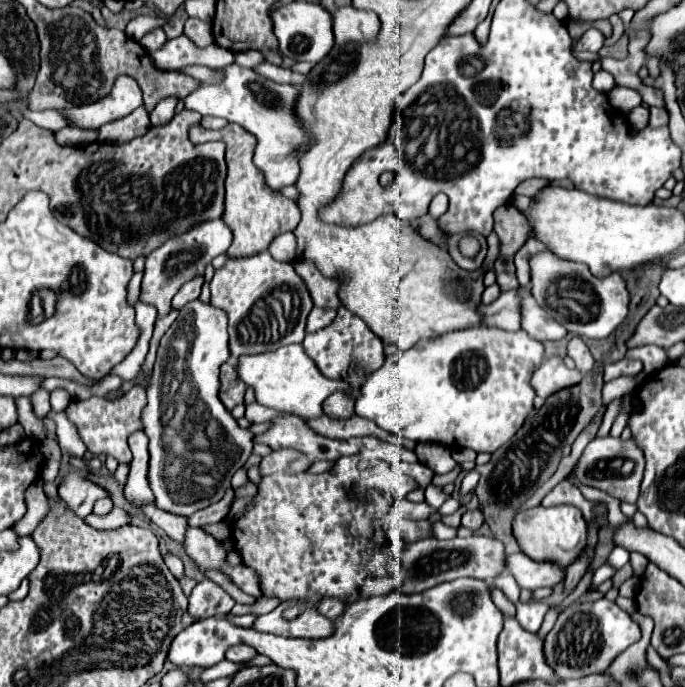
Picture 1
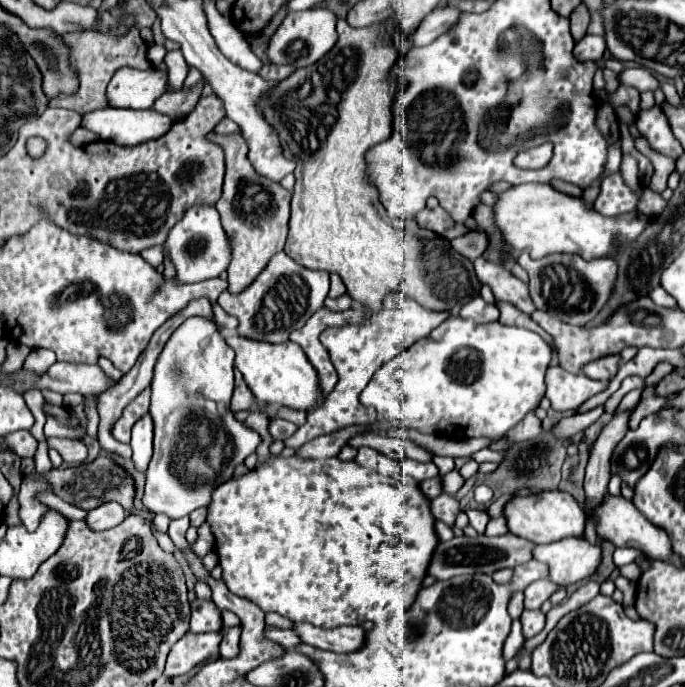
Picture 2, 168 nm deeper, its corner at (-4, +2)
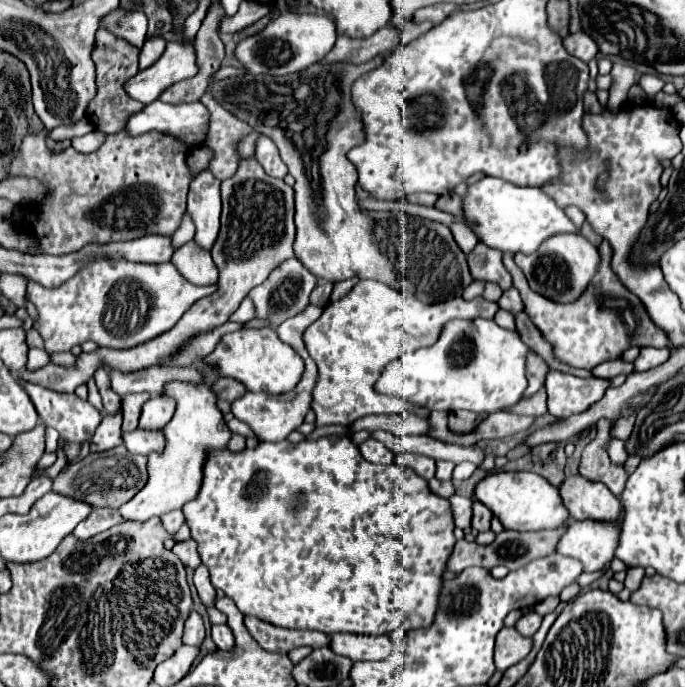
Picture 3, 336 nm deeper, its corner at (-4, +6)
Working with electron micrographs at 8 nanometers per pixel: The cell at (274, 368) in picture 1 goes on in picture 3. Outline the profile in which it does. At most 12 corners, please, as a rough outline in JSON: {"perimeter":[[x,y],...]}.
{"perimeter":[[270,327],[226,333],[206,363],[282,395],[302,357]]}

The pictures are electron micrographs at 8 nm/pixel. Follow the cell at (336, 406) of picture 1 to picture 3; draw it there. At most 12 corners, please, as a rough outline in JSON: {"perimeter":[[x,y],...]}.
{"perimeter":[[358,281],[306,331],[316,427],[414,413],[374,391],[384,365],[434,345],[448,319],[498,303],[424,305]]}

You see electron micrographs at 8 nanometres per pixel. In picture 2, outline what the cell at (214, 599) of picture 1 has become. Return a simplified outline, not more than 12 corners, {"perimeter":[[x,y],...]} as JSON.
{"perimeter":[[194,599],[190,631],[210,633],[222,627],[212,601]]}

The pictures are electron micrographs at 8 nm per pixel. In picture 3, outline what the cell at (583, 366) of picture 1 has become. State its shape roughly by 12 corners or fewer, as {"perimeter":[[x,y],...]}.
{"perimeter":[[622,357],[594,367],[592,375],[612,379],[620,373],[630,375],[634,365]]}

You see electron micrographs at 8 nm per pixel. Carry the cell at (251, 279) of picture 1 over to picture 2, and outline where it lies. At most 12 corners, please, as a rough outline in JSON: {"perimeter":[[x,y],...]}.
{"perimeter":[[276,253],[240,295],[222,293],[248,339],[282,343],[330,289],[326,271]]}

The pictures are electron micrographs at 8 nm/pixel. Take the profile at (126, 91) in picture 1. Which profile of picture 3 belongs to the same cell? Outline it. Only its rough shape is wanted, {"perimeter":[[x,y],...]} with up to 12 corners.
{"perimeter":[[172,41],[154,65],[124,83],[146,105],[194,77],[194,47]]}

